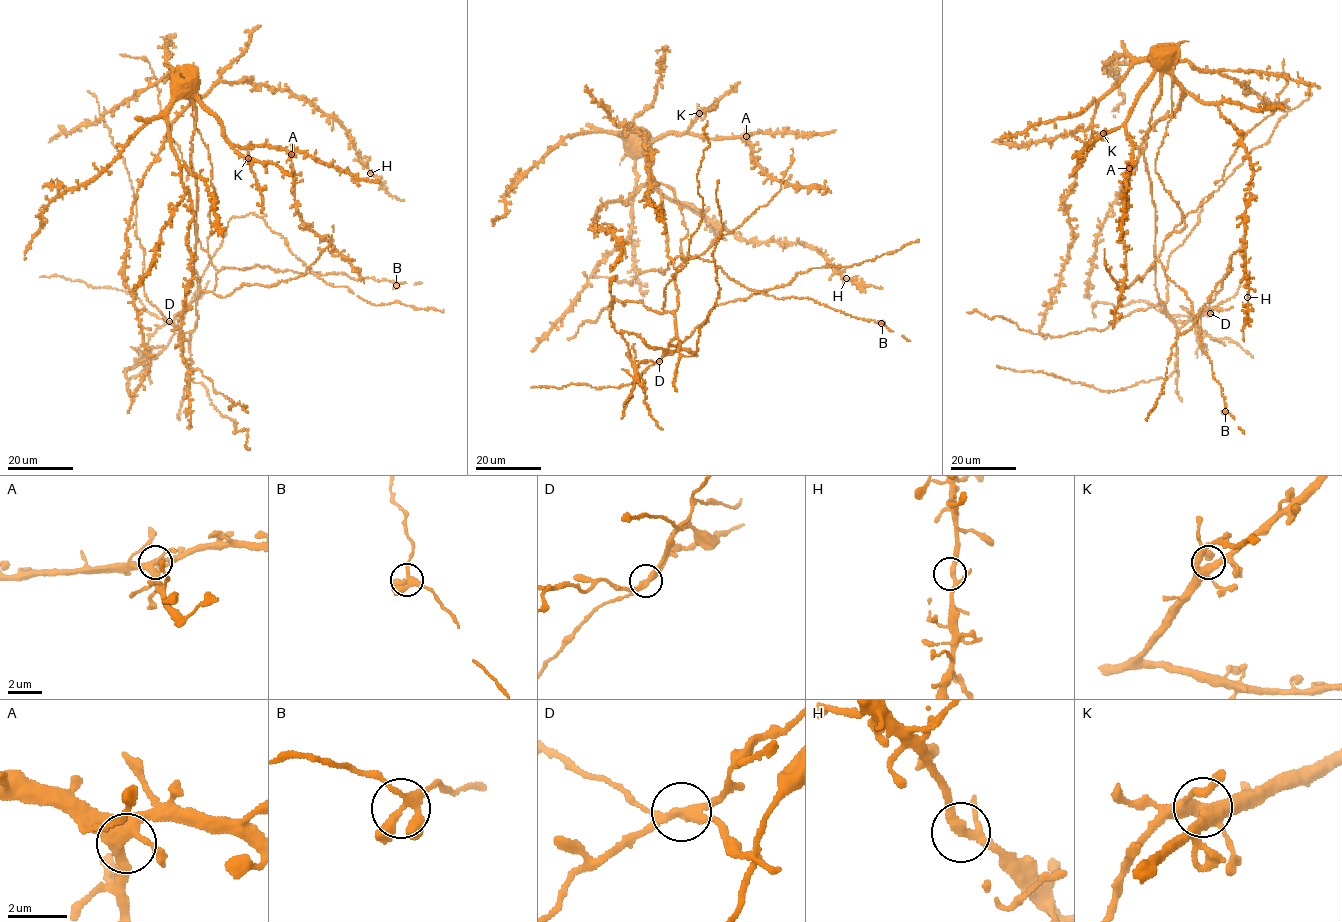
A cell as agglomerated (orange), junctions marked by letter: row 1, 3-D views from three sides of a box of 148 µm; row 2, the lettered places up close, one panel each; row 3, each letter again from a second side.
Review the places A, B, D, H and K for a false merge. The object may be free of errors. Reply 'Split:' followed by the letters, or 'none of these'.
Split: D

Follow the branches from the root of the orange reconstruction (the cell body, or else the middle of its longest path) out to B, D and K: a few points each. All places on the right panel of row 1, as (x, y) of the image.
B: (1152, 54), (1173, 80), (1155, 167), (1185, 226), (1164, 240), (1157, 261), (1192, 304), (1225, 411)
D: (1152, 54), (1160, 71), (1161, 97), (1152, 111), (1143, 156), (1156, 215), (1155, 289), (1177, 328), (1210, 312)
K: (1152, 54), (1155, 71), (1132, 111), (1121, 126), (1103, 133)

